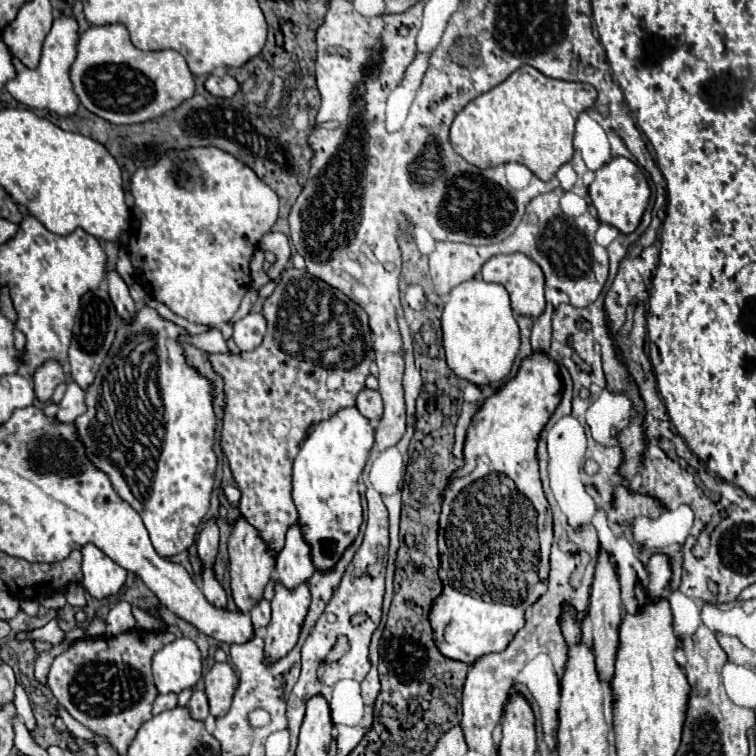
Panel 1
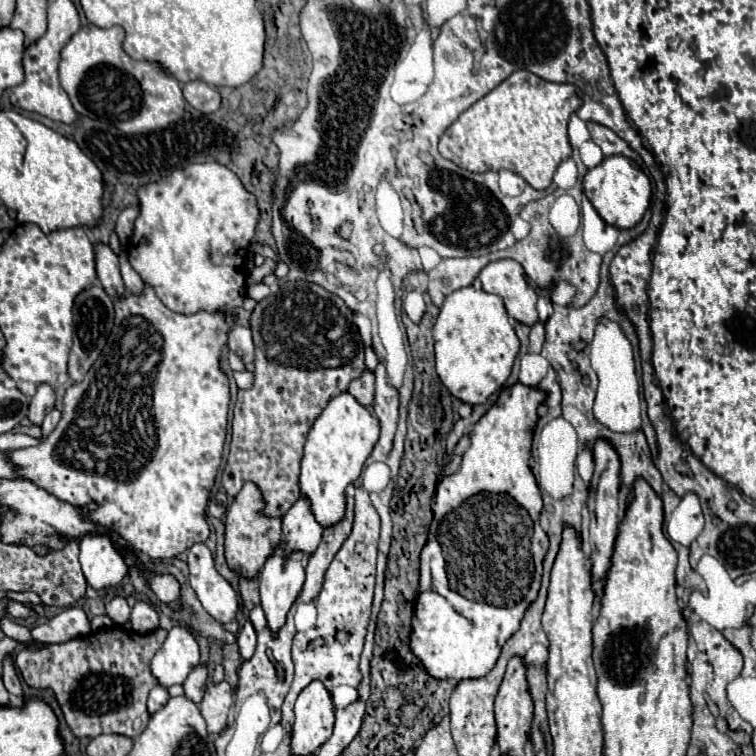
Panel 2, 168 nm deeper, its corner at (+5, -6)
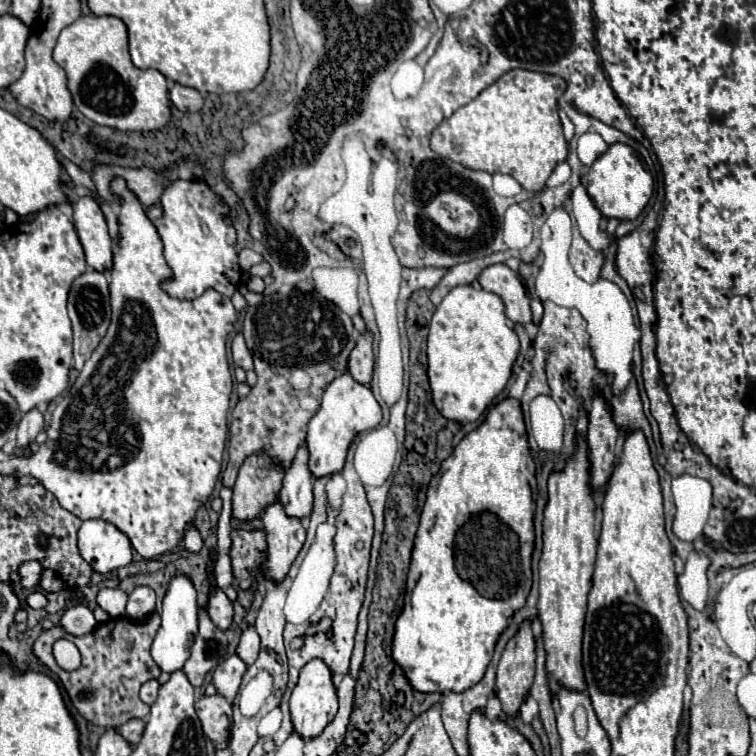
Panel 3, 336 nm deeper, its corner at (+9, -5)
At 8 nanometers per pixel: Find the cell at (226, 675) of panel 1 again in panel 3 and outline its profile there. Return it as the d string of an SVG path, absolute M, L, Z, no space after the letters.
M221 695L201 697L195 703L195 711L203 725L203 733L215 749L225 749L229 745L231 731L231 703Z

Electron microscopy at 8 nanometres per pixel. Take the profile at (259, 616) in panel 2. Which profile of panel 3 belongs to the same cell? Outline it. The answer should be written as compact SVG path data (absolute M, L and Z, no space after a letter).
M247 627L239 639L237 645L237 655L243 659L243 663L247 663L247 667L251 663L255 663L257 655L259 655L259 635L253 627Z

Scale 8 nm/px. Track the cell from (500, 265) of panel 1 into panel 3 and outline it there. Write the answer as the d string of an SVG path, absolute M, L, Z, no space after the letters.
M503 263L491 265L481 271L479 285L485 291L497 293L503 299L505 315L513 323L521 323L521 325L531 323L531 307L529 307L531 297L529 297L529 293L525 293L519 273L515 273L513 269L509 269Z

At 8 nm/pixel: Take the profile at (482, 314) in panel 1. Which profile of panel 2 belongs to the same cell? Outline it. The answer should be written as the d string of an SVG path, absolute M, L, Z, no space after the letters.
M479 286L459 288L447 296L437 316L433 338L437 374L441 382L455 398L471 406L483 404L505 384L519 352L519 338L509 322L503 300Z

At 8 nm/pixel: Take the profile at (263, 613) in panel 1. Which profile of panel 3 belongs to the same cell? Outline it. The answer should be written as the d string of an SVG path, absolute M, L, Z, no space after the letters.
M233 655L217 665L217 669L213 671L211 683L215 685L219 695L223 695L229 703L233 703L243 675L245 675L245 663L237 655Z

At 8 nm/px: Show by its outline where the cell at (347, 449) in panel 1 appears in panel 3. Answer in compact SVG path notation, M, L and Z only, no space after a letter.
M343 373L333 379L321 399L321 407L309 423L307 431L307 447L309 447L309 469L315 477L325 477L343 469L347 447L355 439L357 433L369 431L381 423L381 405L367 385L357 383L351 373Z

